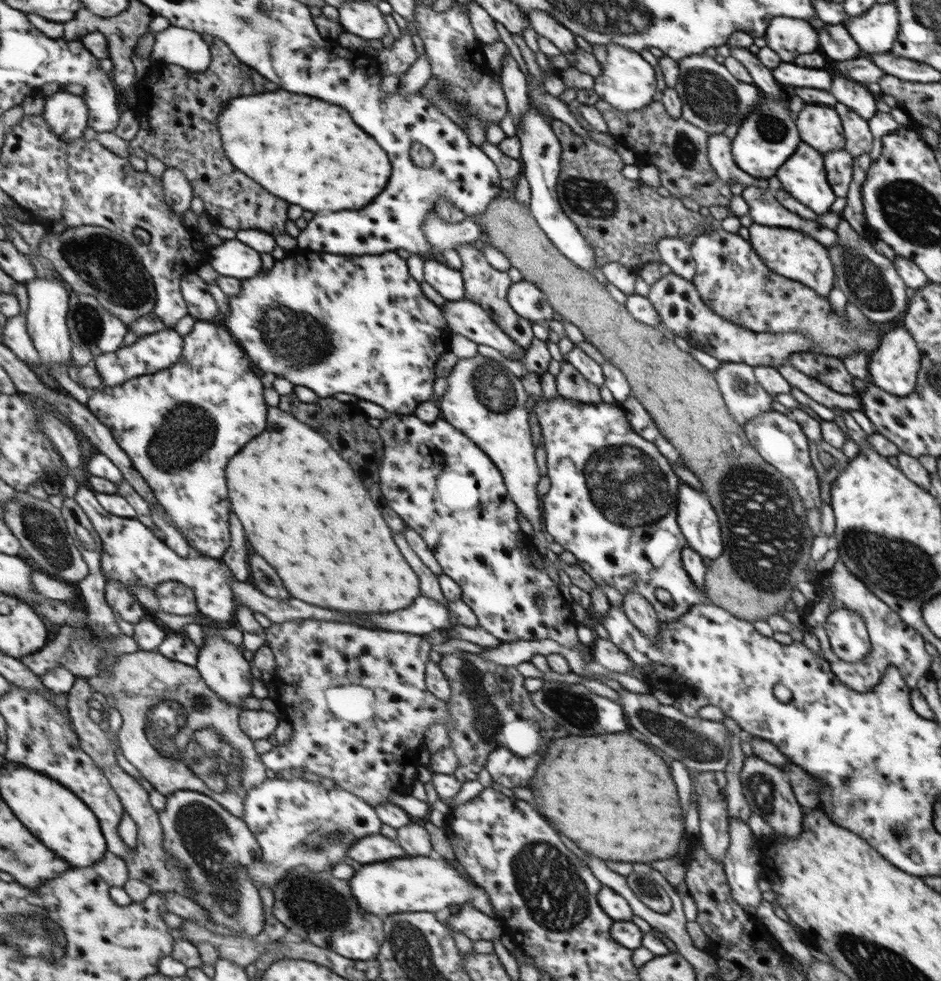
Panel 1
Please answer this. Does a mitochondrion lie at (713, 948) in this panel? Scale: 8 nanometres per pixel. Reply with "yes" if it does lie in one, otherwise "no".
no

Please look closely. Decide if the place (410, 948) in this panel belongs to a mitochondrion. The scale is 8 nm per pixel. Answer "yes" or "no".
yes

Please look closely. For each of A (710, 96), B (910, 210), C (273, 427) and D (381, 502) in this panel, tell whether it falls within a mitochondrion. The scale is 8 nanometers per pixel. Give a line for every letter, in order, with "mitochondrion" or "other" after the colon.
A: mitochondrion
B: mitochondrion
C: other
D: other

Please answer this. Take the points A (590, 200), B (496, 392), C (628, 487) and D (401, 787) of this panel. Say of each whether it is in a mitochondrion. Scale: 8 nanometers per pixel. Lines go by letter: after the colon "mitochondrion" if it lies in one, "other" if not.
A: mitochondrion
B: mitochondrion
C: mitochondrion
D: other

